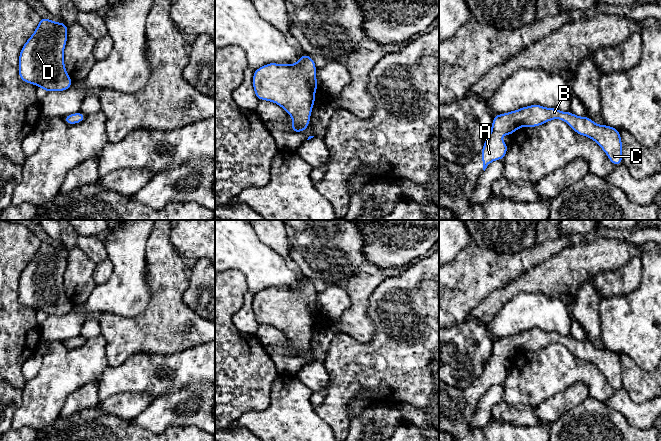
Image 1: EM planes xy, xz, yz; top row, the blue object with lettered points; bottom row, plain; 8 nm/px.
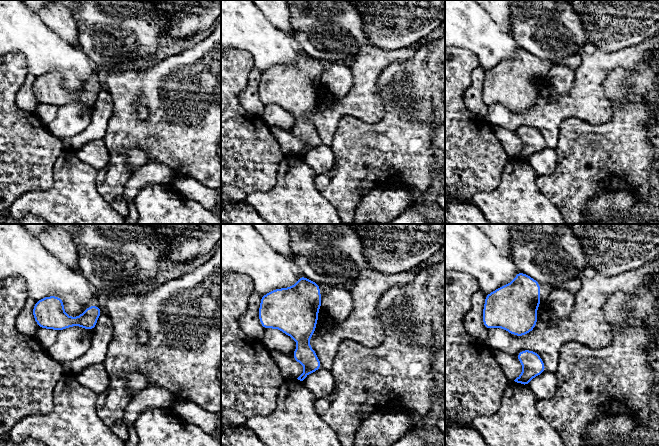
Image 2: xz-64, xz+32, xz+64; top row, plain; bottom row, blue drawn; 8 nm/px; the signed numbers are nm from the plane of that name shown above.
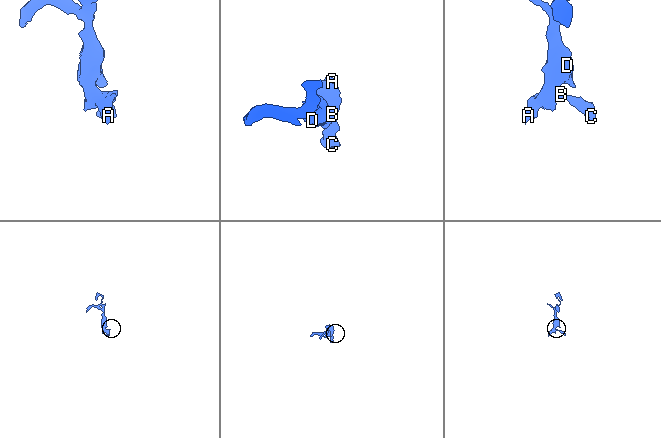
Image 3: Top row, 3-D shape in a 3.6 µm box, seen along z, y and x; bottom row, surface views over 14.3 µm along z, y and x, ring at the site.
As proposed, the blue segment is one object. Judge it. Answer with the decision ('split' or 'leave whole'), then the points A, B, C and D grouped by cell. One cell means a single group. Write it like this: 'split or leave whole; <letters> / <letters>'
leave whole; A B C D

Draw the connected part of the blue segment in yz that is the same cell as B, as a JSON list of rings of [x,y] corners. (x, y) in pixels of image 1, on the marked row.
[[[534,104],[527,107],[520,108],[504,114],[495,115],[492,122],[492,129],[488,138],[484,142],[482,154],[483,170],[494,160],[503,160],[508,149],[508,145],[499,137],[500,135],[510,135],[523,127],[537,127],[545,124],[552,119],[564,120],[576,133],[594,140],[601,149],[608,155],[609,160],[613,165],[620,165],[622,160],[622,141],[620,138],[620,131],[608,125],[597,125],[590,117],[579,117],[571,112],[562,112],[556,108],[545,108],[541,105]]]

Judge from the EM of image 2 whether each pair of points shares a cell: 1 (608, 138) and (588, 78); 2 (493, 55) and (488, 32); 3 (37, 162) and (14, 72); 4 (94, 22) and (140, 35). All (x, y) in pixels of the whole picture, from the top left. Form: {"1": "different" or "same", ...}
{"1": "different", "2": "same", "3": "same", "4": "same"}

